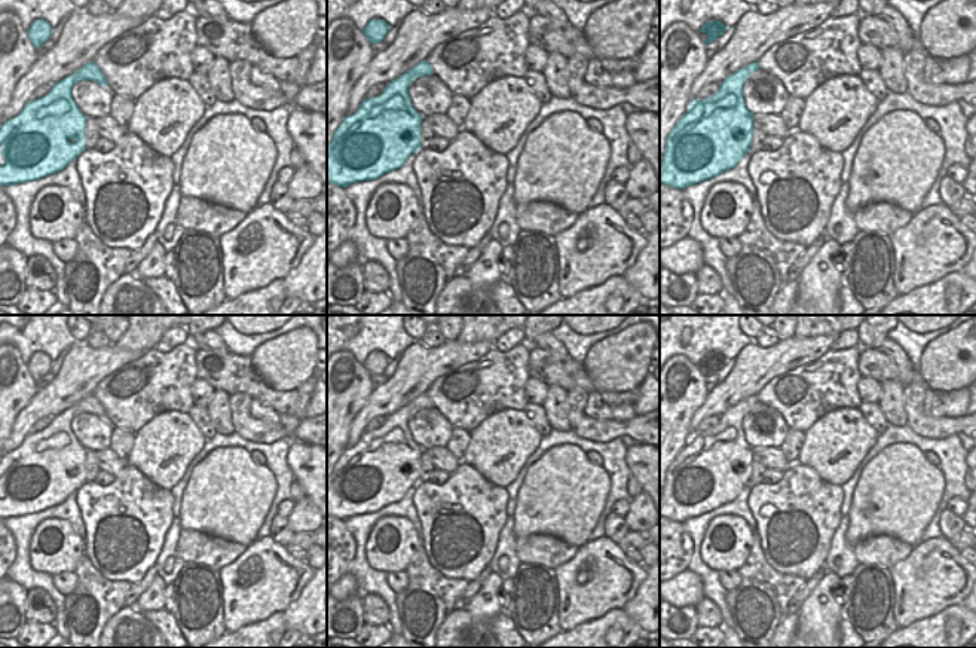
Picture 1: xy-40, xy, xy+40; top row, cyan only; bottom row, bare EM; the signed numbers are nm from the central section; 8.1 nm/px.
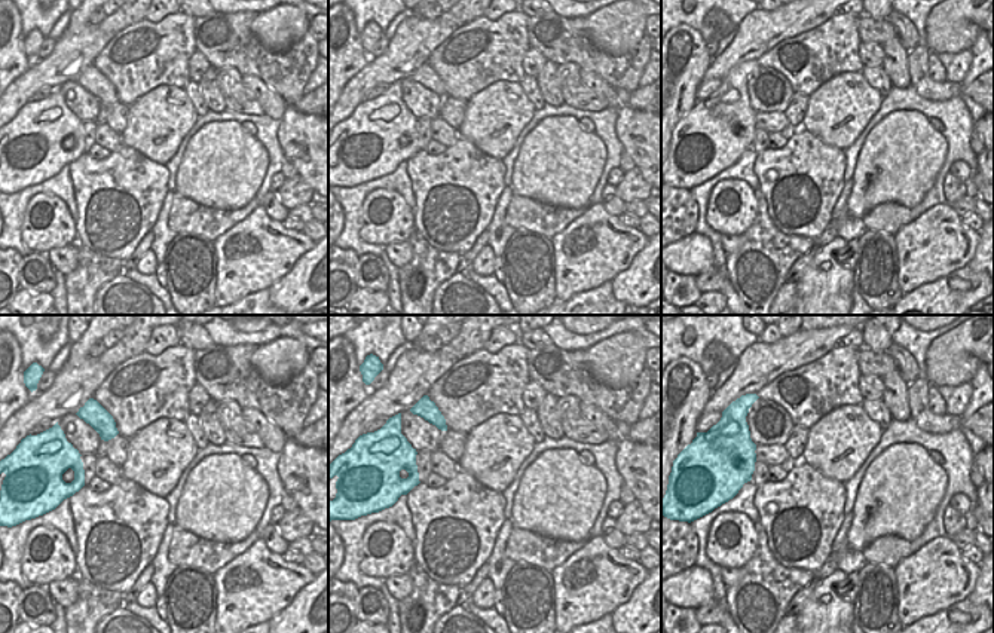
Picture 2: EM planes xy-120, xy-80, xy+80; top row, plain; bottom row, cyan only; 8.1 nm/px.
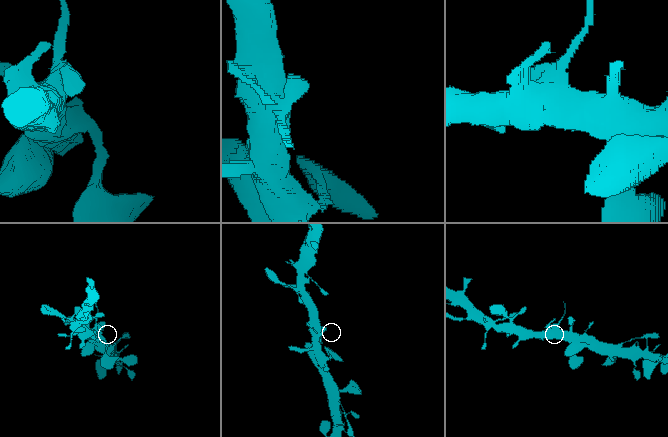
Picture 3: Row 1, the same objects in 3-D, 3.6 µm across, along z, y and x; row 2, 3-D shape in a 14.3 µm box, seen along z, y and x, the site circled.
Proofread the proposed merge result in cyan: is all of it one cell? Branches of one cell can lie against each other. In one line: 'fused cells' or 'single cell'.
single cell

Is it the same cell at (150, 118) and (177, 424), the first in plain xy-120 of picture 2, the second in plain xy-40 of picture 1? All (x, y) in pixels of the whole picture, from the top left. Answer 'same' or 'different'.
same

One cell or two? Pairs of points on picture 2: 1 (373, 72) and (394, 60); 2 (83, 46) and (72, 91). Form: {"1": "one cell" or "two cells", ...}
{"1": "one cell", "2": "two cells"}

